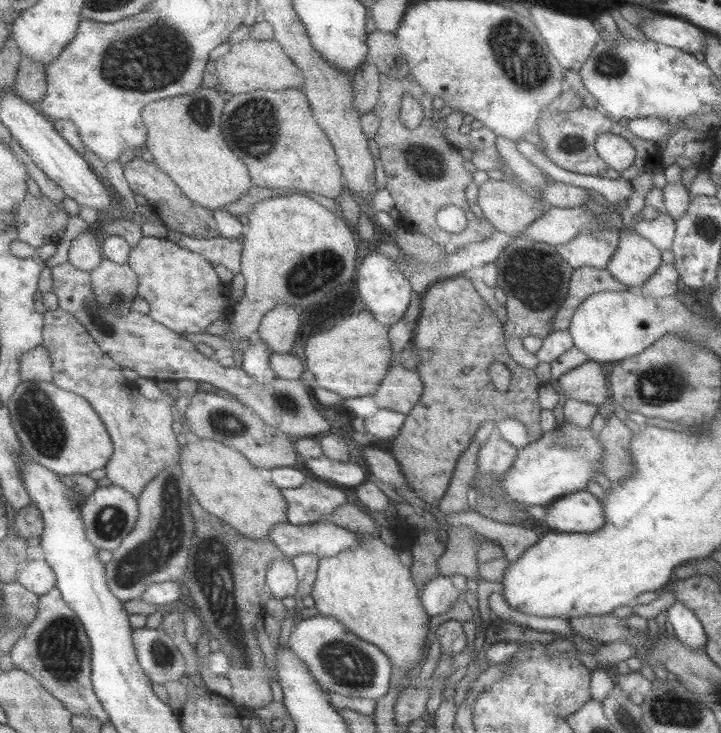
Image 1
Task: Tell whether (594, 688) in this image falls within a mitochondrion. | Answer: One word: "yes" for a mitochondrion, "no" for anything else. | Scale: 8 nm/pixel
no

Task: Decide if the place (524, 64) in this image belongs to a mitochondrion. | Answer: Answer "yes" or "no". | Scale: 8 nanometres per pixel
yes

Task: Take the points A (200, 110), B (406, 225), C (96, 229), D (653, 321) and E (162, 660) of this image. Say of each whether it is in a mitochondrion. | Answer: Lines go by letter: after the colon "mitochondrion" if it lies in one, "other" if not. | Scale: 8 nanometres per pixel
A: mitochondrion
B: other
C: other
D: mitochondrion
E: mitochondrion

